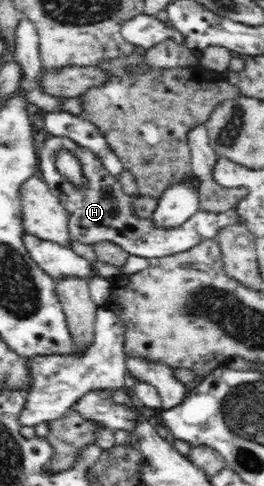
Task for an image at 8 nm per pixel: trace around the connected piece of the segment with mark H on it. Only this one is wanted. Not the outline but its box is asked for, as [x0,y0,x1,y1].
[38,136,242,259]

